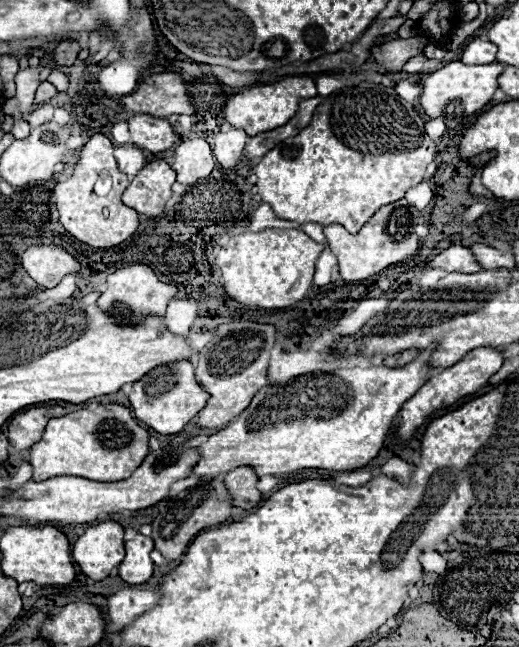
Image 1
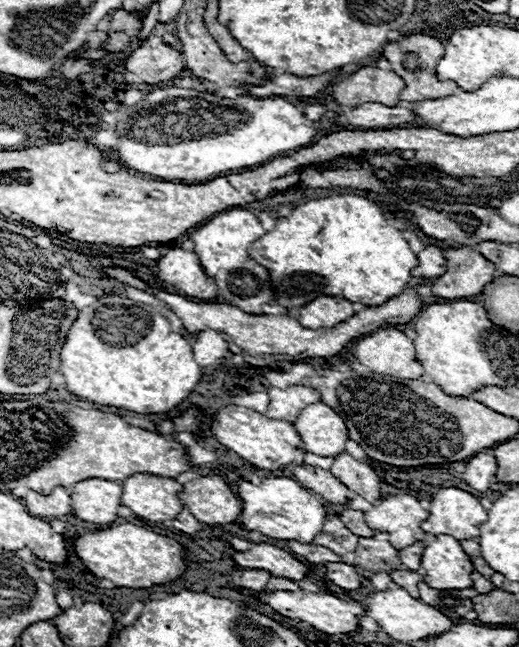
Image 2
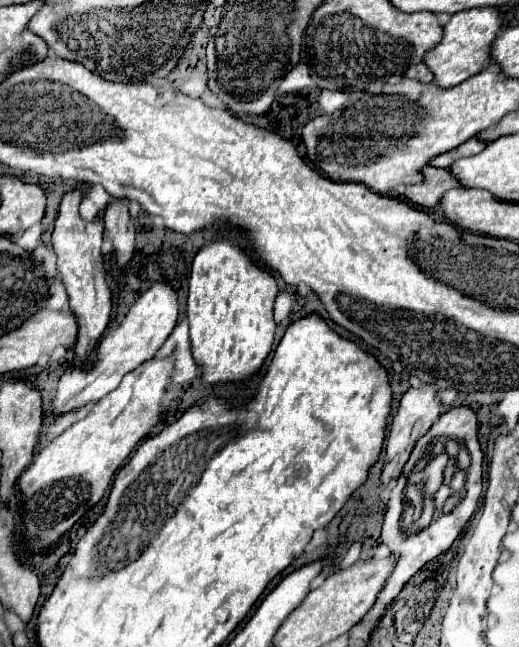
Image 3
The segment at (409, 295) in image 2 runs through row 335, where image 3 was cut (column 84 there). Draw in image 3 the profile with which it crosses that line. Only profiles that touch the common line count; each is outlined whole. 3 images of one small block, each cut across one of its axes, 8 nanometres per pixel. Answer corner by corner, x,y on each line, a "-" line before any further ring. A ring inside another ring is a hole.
80,188
66,192
60,202
60,214
56,218
56,226
52,232
52,246
58,254
58,270
66,292
70,296
70,310
76,312
80,320
80,336
76,342
76,358
82,362
92,360
98,340
110,322
112,312
112,292
106,284
104,256
102,256
102,240
104,240
104,222
100,218
86,222
80,216
80,202
84,192

